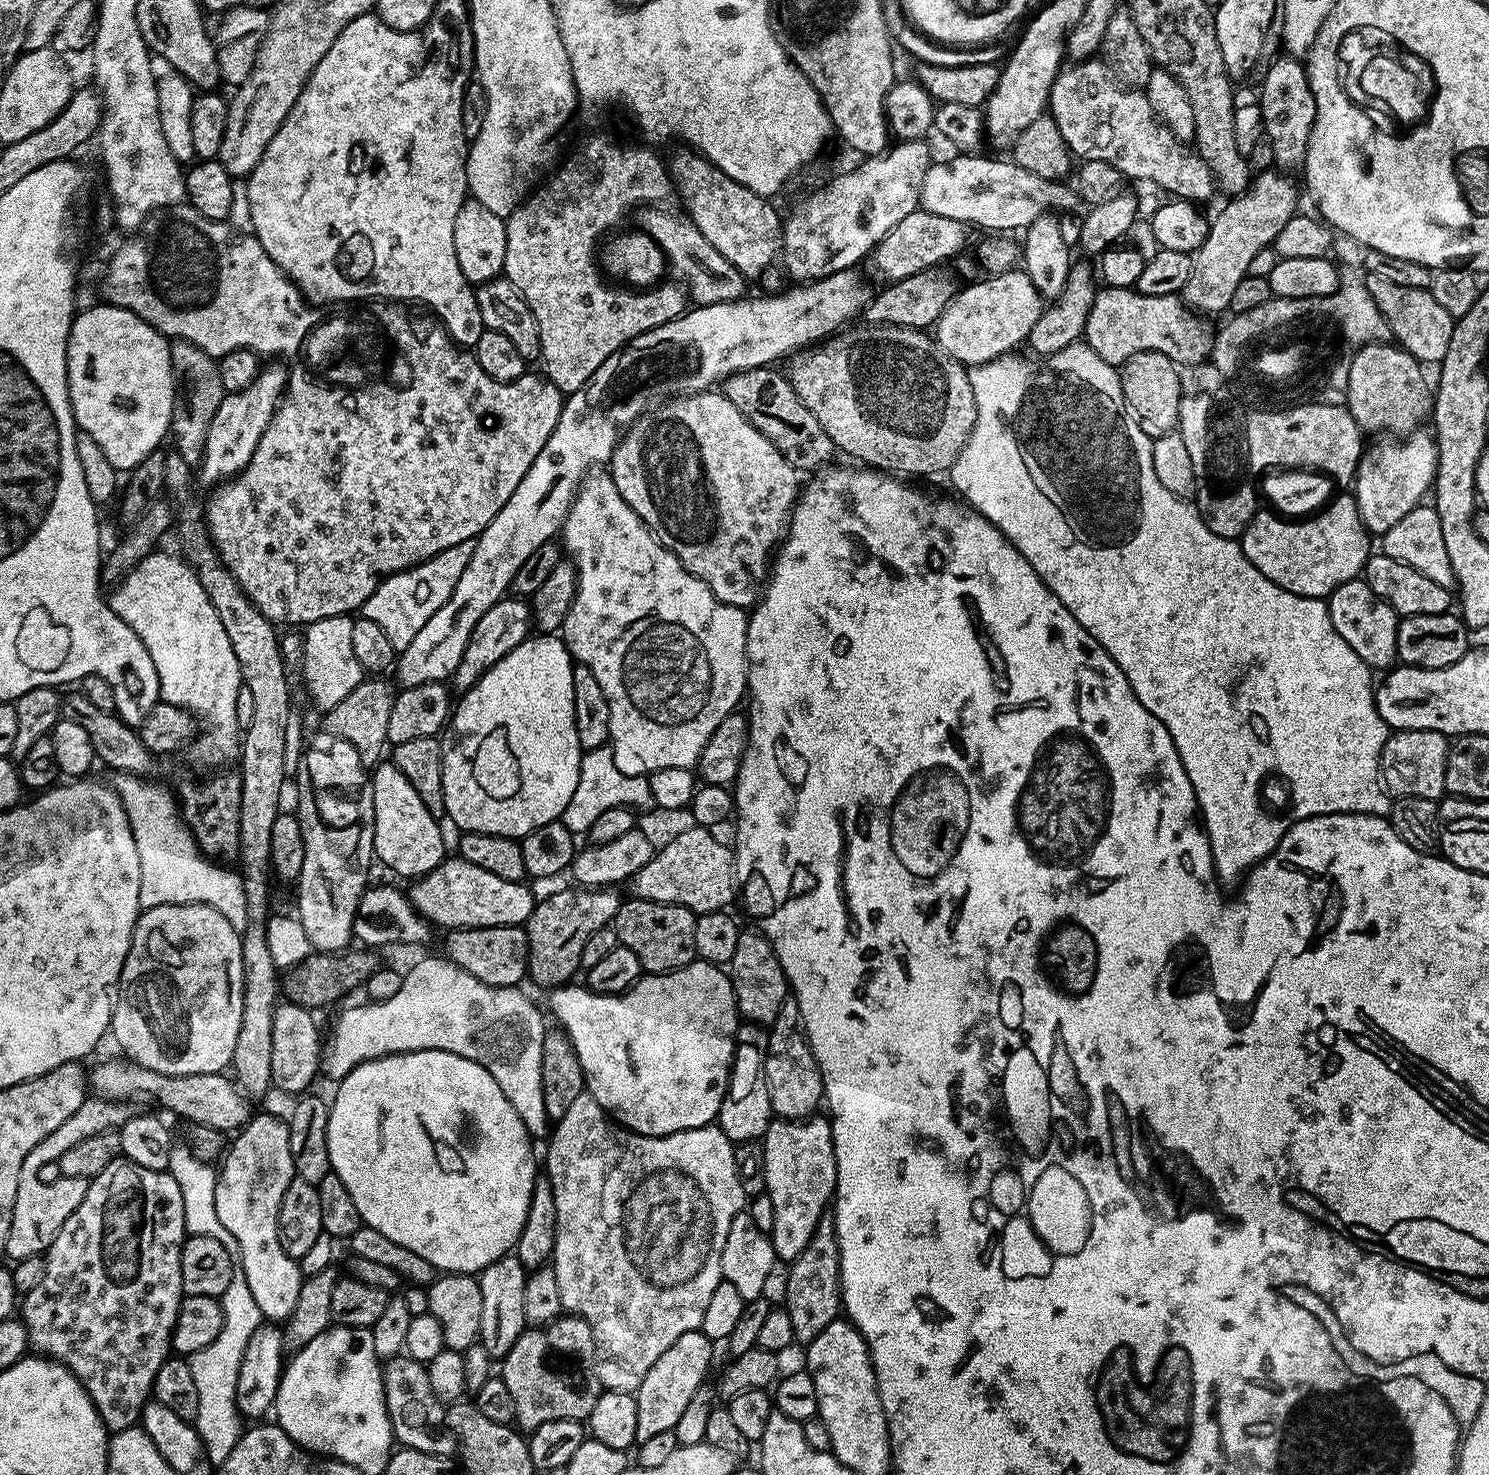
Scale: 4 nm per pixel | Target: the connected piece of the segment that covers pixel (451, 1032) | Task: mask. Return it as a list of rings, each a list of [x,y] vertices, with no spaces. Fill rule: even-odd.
[[[440,954],[422,957],[409,972],[403,973],[403,978],[394,998],[341,1010],[322,1048],[323,1075],[338,1082],[364,1060],[391,1052],[446,1050],[490,1070],[494,1082],[502,1086],[502,1094],[510,1098],[510,1106],[518,1110],[518,1118],[522,1118],[529,1137],[547,1137],[550,1121],[546,1102],[542,1102],[545,1013],[540,1013],[535,1002],[519,987],[490,986]]]

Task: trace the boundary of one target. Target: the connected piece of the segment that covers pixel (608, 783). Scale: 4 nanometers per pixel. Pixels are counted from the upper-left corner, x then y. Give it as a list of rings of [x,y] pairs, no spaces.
[[[611,747],[589,748],[580,757],[580,777],[574,786],[574,798],[566,806],[562,817],[564,823],[574,834],[587,834],[594,826],[594,818],[611,808],[630,808],[641,810],[652,804],[652,795],[647,779],[643,776],[627,776],[614,766]]]

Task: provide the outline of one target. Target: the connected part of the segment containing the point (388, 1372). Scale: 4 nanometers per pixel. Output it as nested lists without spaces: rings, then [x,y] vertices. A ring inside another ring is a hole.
[[[407,1354],[393,1356],[383,1365],[386,1410],[392,1423],[392,1435],[397,1445],[413,1448],[422,1454],[441,1458],[457,1451],[456,1434],[448,1426],[445,1405],[430,1386],[428,1369],[421,1361]]]

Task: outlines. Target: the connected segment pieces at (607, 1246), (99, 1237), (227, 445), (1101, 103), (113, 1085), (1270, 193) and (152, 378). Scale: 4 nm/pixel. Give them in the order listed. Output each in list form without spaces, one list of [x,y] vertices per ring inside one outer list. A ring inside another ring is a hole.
[[[588,1091],[578,1094],[578,1098],[574,1098],[574,1102],[570,1105],[570,1110],[566,1110],[566,1114],[562,1114],[562,1118],[555,1121],[554,1127],[550,1132],[548,1144],[548,1169],[546,1175],[550,1186],[554,1190],[554,1210],[558,1210],[558,1218],[556,1219],[556,1237],[554,1238],[554,1250],[552,1251],[552,1259],[550,1266],[554,1270],[554,1278],[558,1282],[558,1298],[560,1299],[560,1307],[565,1313],[580,1316],[588,1323],[590,1330],[594,1334],[594,1342],[596,1343],[596,1369],[598,1370],[598,1378],[601,1385],[605,1389],[613,1392],[631,1392],[635,1393],[636,1388],[642,1382],[642,1378],[646,1378],[646,1370],[650,1370],[650,1366],[654,1366],[654,1362],[658,1362],[658,1358],[662,1358],[662,1354],[666,1354],[666,1350],[670,1350],[670,1346],[674,1346],[674,1342],[678,1342],[678,1338],[682,1338],[682,1334],[697,1331],[702,1322],[702,1314],[706,1314],[706,1305],[710,1302],[710,1294],[714,1294],[715,1287],[720,1285],[720,1251],[722,1246],[726,1246],[726,1234],[730,1234],[730,1222],[739,1212],[745,1211],[746,1197],[742,1190],[742,1182],[738,1182],[738,1170],[734,1162],[734,1154],[736,1149],[733,1141],[726,1138],[726,1134],[719,1126],[719,1123],[713,1122],[695,1128],[694,1130],[682,1130],[675,1132],[669,1136],[643,1136],[637,1132],[632,1132],[625,1128],[623,1124],[616,1123],[608,1113],[602,1110],[602,1106],[598,1106],[598,1102],[594,1102],[594,1098]]]
[[[117,1158],[111,1160],[97,1176],[91,1177],[82,1202],[62,1222],[56,1236],[52,1239],[52,1244],[43,1253],[44,1270],[40,1274],[39,1282],[29,1292],[23,1293],[22,1319],[28,1331],[29,1345],[37,1353],[57,1358],[61,1363],[68,1365],[68,1368],[75,1373],[84,1388],[87,1389],[96,1409],[104,1419],[104,1424],[113,1433],[133,1427],[139,1421],[140,1411],[150,1399],[154,1378],[162,1362],[169,1359],[172,1352],[172,1331],[176,1325],[180,1301],[186,1295],[182,1286],[182,1258],[180,1257],[185,1239],[186,1225],[182,1210],[182,1190],[178,1190],[178,1182],[174,1182],[174,1178],[168,1172],[146,1170],[134,1162]]]
[[[265,363],[248,386],[225,395],[208,427],[204,458],[198,465],[199,479],[201,476],[206,483],[216,486],[232,479],[248,464],[254,452],[254,446],[258,444],[258,438],[262,436],[277,410],[277,400],[280,396],[278,392],[286,386],[286,380],[280,377],[280,373],[284,370],[280,364],[283,363]]]
[[[1091,58],[1061,67],[1048,95],[1047,111],[1058,130],[1062,130],[1062,138],[1069,153],[1073,157],[1080,156],[1081,161],[1110,162],[1110,166],[1114,166],[1114,170],[1118,170],[1121,177],[1128,179],[1129,176],[1132,180],[1157,184],[1162,191],[1169,192],[1168,196],[1172,198],[1201,202],[1200,200],[1210,199],[1212,192],[1214,193],[1212,171],[1208,169],[1206,162],[1202,162],[1195,147],[1172,135],[1172,131],[1156,117],[1156,111],[1147,95],[1143,91],[1121,84],[1103,59]]]
[[[127,1058],[119,1059],[104,1060],[101,1064],[94,1065],[92,1072],[90,1068],[86,1080],[95,1095],[102,1096],[105,1100],[121,1102],[132,1102],[136,1095],[145,1096],[148,1100],[157,1100],[162,1107],[169,1108],[176,1116],[182,1116],[191,1125],[201,1124],[222,1134],[243,1128],[250,1119],[249,1101],[227,1075],[211,1072],[163,1076],[154,1070],[146,1070],[140,1064],[133,1064]]]
[[[1264,170],[1268,172],[1257,171],[1253,175],[1248,188],[1239,196],[1231,197],[1227,201],[1228,205],[1217,214],[1212,216],[1208,225],[1208,233],[1205,240],[1191,253],[1190,270],[1186,274],[1186,280],[1180,287],[1179,295],[1182,297],[1183,303],[1189,309],[1195,310],[1200,314],[1208,314],[1204,312],[1220,312],[1228,308],[1228,299],[1230,294],[1234,292],[1234,286],[1249,271],[1248,268],[1252,264],[1252,259],[1263,250],[1264,247],[1271,245],[1275,241],[1278,230],[1282,230],[1282,226],[1286,222],[1290,222],[1290,218],[1297,215],[1298,212],[1298,195],[1296,196],[1296,184],[1291,180],[1289,173],[1284,170]]]
[[[102,302],[73,319],[68,331],[67,361],[68,401],[72,404],[77,429],[90,434],[90,438],[102,446],[102,454],[110,458],[110,466],[114,466],[117,473],[130,473],[164,444],[172,427],[172,414],[178,404],[178,385],[172,375],[169,341],[130,310]]]

